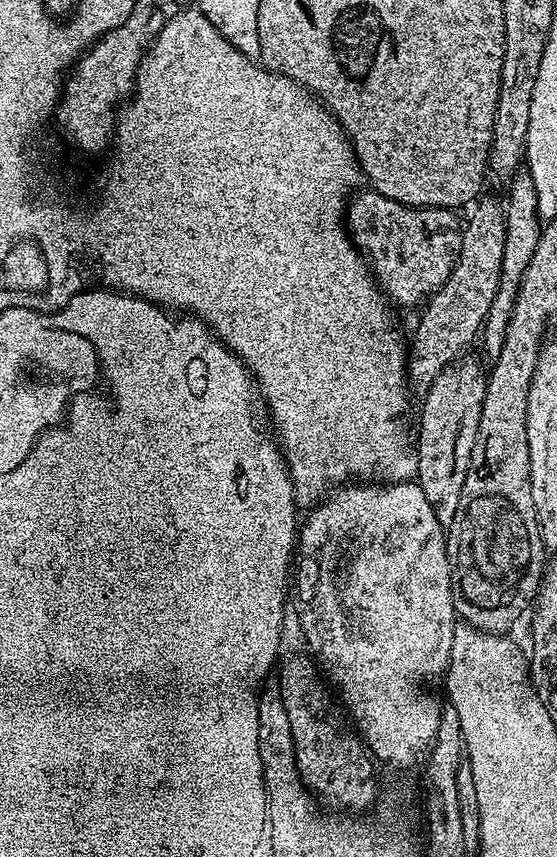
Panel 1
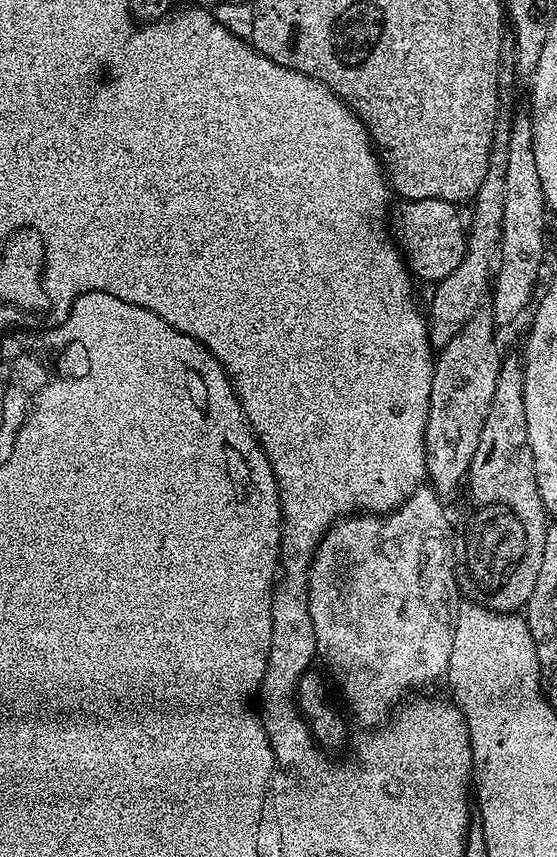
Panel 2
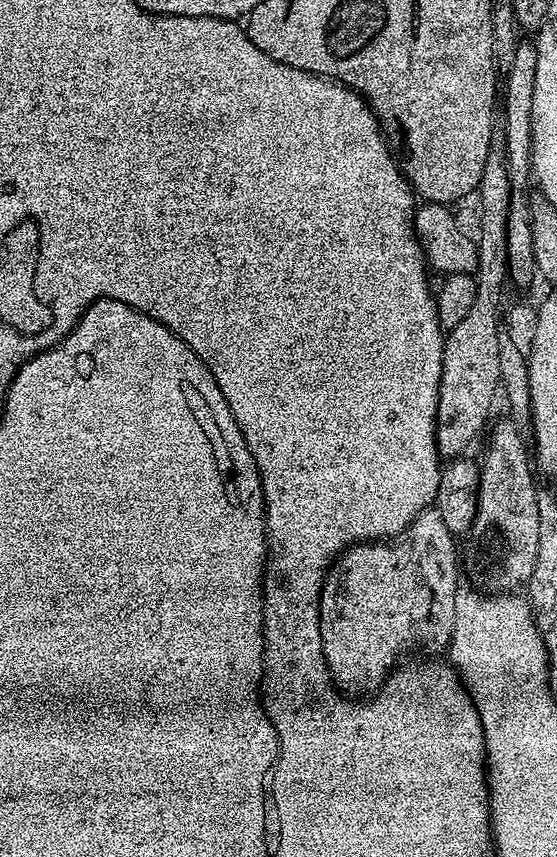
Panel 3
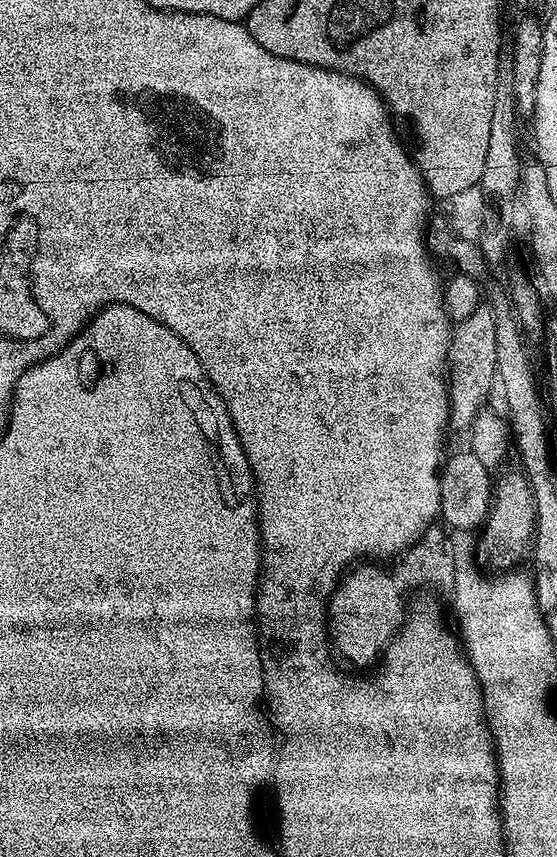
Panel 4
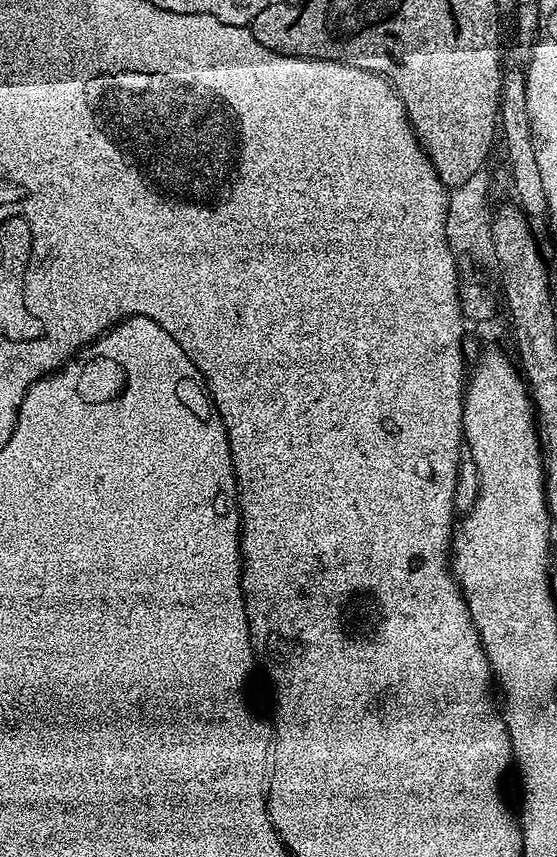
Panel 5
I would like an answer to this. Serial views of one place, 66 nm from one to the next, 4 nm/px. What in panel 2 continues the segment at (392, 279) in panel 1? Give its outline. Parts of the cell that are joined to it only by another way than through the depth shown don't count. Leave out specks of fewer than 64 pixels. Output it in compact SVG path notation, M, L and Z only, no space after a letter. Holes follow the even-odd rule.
M409 200L399 206L401 208L397 212L395 209L394 212L394 220L396 216L396 232L394 228L394 236L406 257L406 263L413 277L417 281L432 280L431 282L439 282L445 280L450 274L454 274L454 270L458 270L458 266L467 250L464 245L455 241L457 236L466 229L465 217L464 220L460 217L461 209L457 205L450 202L442 202L441 200ZM440 235L448 236L452 240L440 242Z

